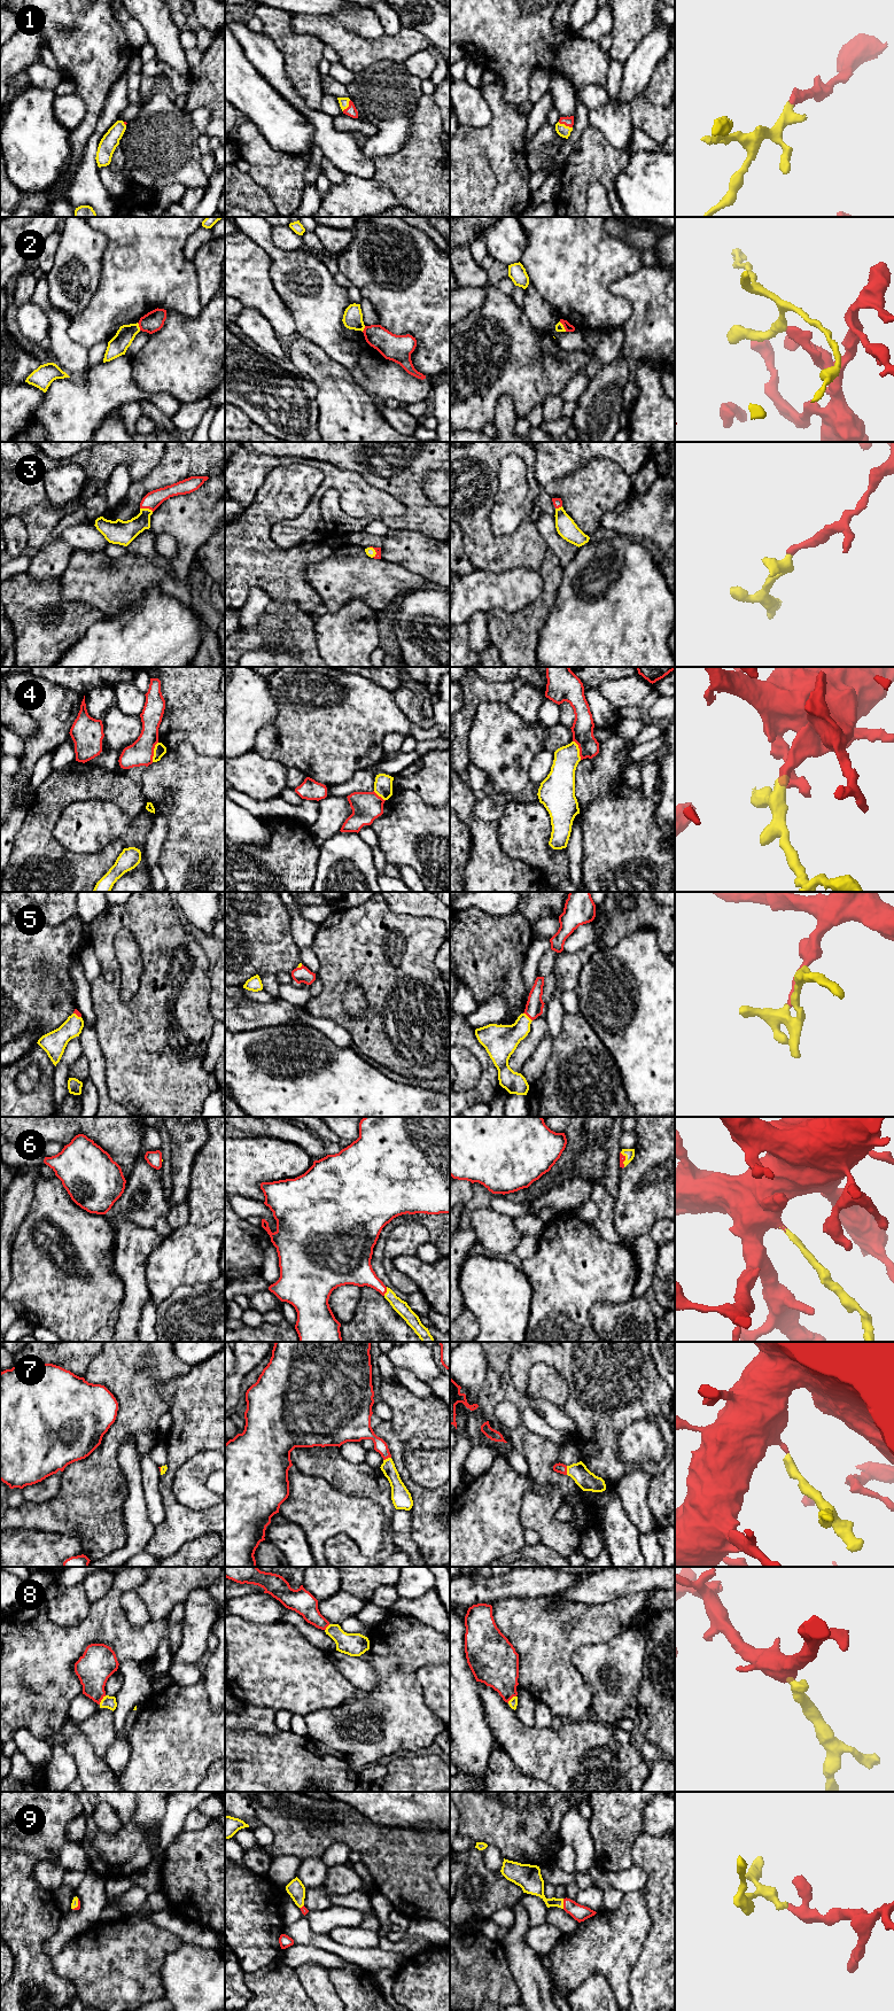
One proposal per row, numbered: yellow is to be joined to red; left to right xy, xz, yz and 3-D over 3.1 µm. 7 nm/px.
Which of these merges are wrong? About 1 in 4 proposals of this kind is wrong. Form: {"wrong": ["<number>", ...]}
{"wrong": ["2", "4"]}

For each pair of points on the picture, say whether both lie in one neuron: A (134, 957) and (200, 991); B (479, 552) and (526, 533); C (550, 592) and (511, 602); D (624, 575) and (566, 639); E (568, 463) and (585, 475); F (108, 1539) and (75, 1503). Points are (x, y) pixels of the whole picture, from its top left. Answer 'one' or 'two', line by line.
A: two
B: one
C: two
D: one
E: two
F: one

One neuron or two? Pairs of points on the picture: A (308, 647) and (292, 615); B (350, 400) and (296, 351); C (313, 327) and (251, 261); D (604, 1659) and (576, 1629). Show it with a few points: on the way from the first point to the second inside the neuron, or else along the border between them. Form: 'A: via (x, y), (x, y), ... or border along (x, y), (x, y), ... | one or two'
A: via (308, 639), (306, 630), (300, 623) | one
B: via (336, 387), (310, 363) | one
C: border along (269, 256), (271, 258), (271, 284), (286, 305) | two
D: border along (615, 1635), (581, 1645), (573, 1664) | two

